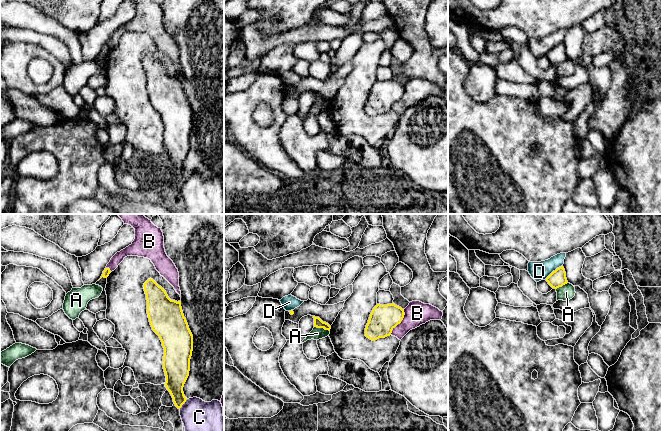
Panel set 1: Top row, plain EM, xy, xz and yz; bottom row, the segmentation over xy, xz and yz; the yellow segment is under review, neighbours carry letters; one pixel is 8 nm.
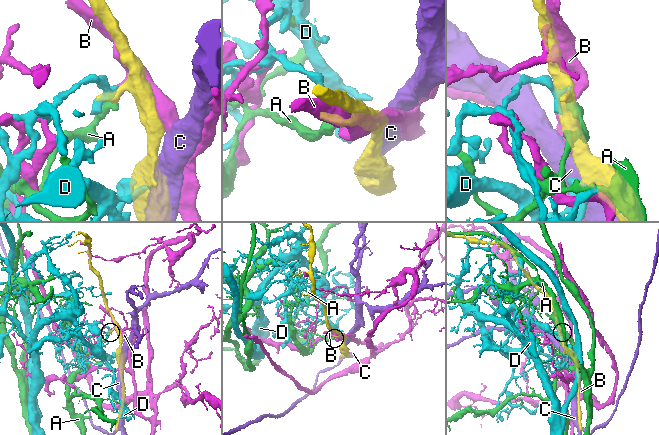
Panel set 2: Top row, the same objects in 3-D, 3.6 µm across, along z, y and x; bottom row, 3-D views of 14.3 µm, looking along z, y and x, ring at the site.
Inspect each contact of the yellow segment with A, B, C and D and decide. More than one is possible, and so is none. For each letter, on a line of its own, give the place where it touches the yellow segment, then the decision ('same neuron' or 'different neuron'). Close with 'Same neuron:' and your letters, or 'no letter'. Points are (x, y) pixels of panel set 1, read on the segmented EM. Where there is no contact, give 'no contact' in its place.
A: contact xz (322, 327); different neuron
B: contact xz (400, 322); different neuron
C: contact xy (183, 403); different neuron
D: contact yz (553, 271); different neuron
Same neuron: no letter

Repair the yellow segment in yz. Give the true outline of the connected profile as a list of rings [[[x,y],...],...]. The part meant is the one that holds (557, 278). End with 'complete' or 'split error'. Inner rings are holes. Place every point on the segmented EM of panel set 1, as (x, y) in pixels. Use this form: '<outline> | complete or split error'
[[[563,266],[557,268],[555,271],[553,271],[547,278],[546,281],[548,284],[554,288],[557,289],[559,287],[562,287],[563,285],[567,284],[567,278],[566,278],[566,272]]] | complete

